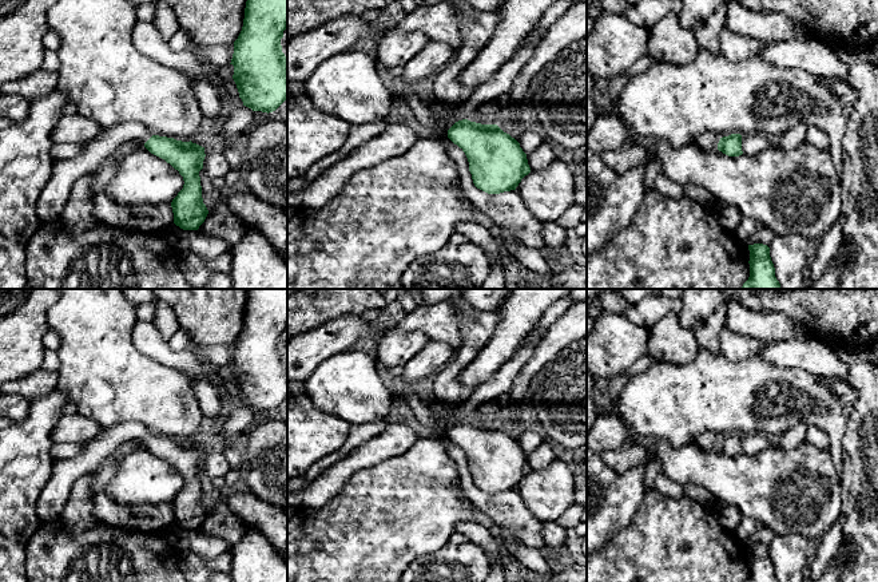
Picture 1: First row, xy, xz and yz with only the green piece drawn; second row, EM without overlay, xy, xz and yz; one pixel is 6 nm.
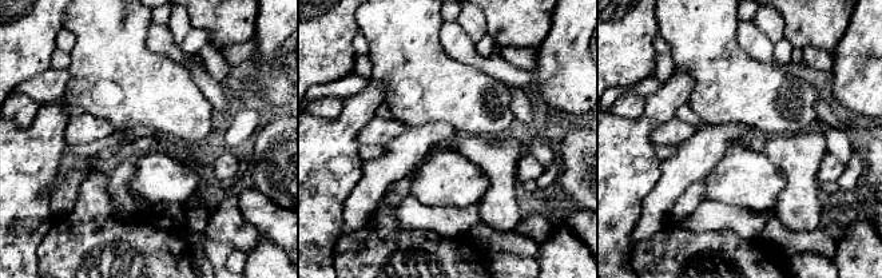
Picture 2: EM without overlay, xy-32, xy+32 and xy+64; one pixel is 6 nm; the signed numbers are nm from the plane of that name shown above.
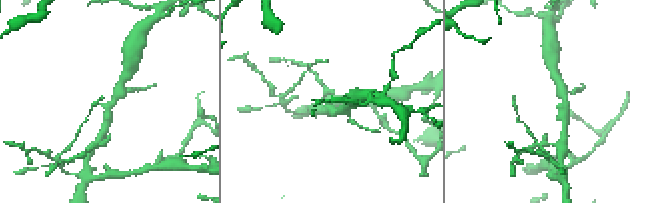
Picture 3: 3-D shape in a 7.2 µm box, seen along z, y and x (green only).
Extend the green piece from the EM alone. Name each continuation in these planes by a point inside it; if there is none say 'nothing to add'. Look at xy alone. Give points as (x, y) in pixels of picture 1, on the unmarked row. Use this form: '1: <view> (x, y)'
1: xy (99, 450)

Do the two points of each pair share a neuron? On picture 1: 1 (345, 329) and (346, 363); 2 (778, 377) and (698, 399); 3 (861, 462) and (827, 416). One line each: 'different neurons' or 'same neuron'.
1: different neurons
2: same neuron
3: different neurons

